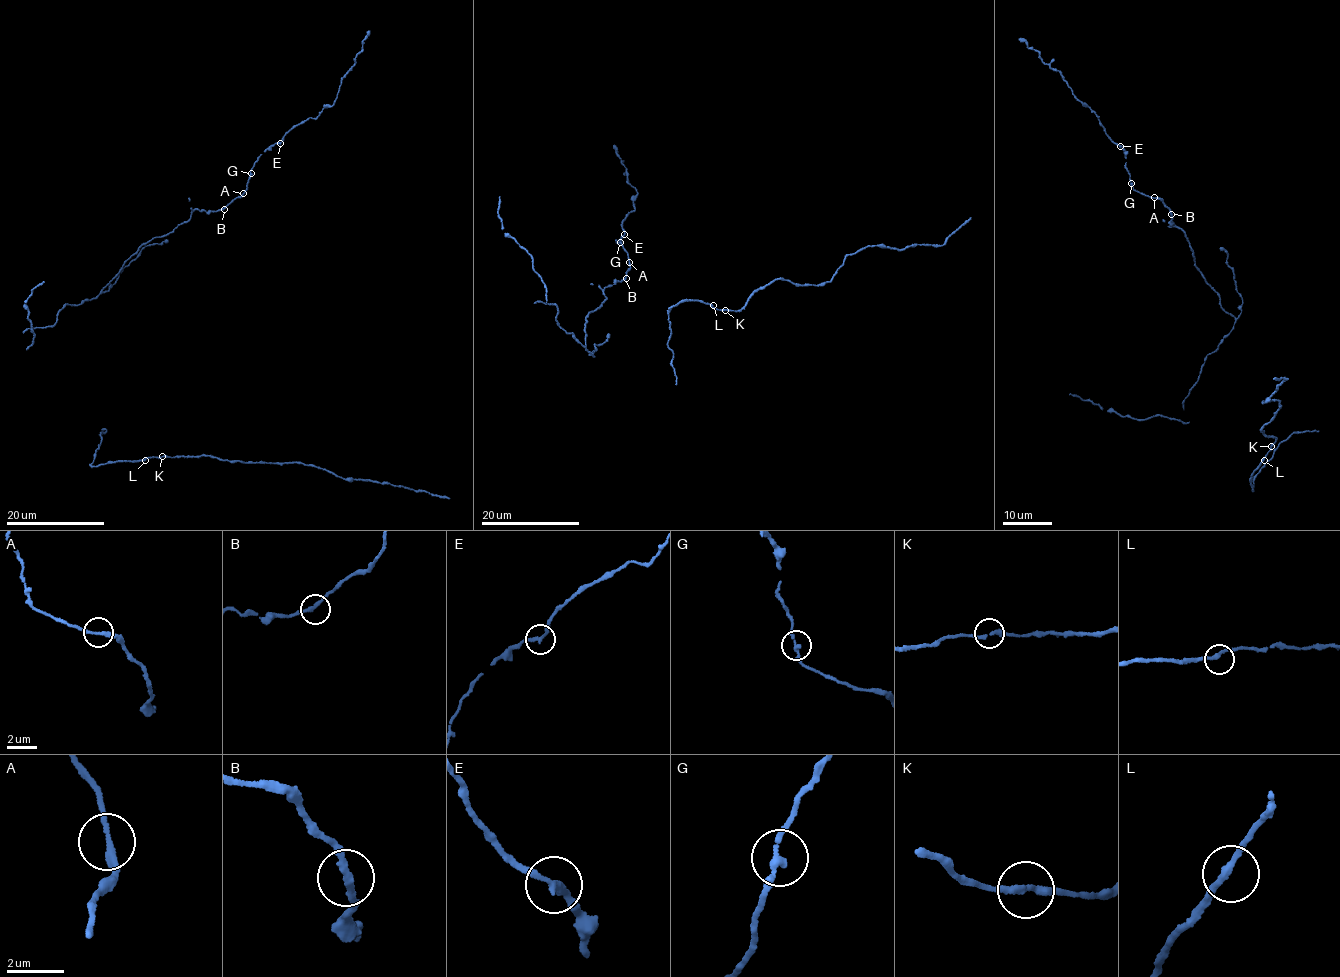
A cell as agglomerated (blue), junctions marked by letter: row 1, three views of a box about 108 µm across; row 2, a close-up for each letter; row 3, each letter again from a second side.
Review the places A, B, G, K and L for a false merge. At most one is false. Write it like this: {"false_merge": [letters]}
{"false_merge": []}

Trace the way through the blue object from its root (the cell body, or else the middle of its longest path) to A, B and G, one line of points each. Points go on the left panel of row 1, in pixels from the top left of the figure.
A: (55, 325), (58, 311), (93, 299), (143, 244), (170, 233), (197, 209), (216, 212), (243, 194)
B: (55, 325), (58, 311), (93, 299), (143, 244), (170, 233), (197, 209), (224, 209)
G: (55, 325), (58, 311), (93, 299), (143, 244), (170, 233), (197, 209), (216, 212), (244, 194), (251, 173)

